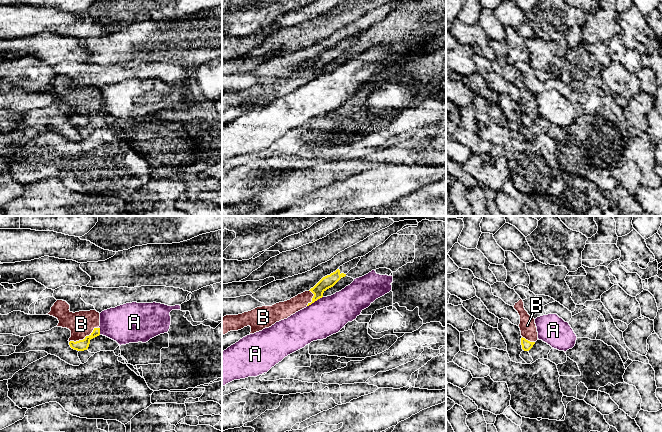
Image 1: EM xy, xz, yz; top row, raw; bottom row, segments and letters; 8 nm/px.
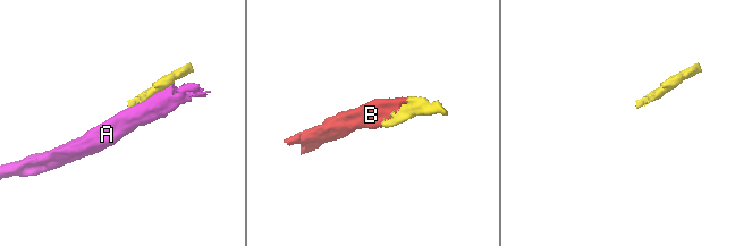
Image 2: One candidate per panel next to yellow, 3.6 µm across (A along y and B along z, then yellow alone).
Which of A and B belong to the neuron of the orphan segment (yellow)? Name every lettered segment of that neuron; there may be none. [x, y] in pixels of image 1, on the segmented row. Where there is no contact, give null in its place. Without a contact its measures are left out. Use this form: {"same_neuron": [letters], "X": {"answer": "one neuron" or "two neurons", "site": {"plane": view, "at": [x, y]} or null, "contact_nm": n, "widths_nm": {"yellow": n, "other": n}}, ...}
{"same_neuron": ["B"], "A": {"answer": "two neurons", "site": {"plane": "xz", "at": [314, 301]}, "contact_nm": 150, "widths_nm": {"yellow": 100, "other": 300}}, "B": {"answer": "one neuron", "site": {"plane": "xy", "at": [83, 339]}, "contact_nm": 260, "widths_nm": {"yellow": 90, "other": 200}}}

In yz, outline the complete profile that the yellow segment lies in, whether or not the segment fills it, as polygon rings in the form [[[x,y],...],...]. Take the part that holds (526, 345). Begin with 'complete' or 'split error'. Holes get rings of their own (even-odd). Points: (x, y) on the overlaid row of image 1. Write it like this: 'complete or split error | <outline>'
split error | [[[520,299],[513,306],[520,316],[519,328],[521,331],[521,345],[524,351],[529,351],[538,339],[535,319],[524,308],[524,302]]]

